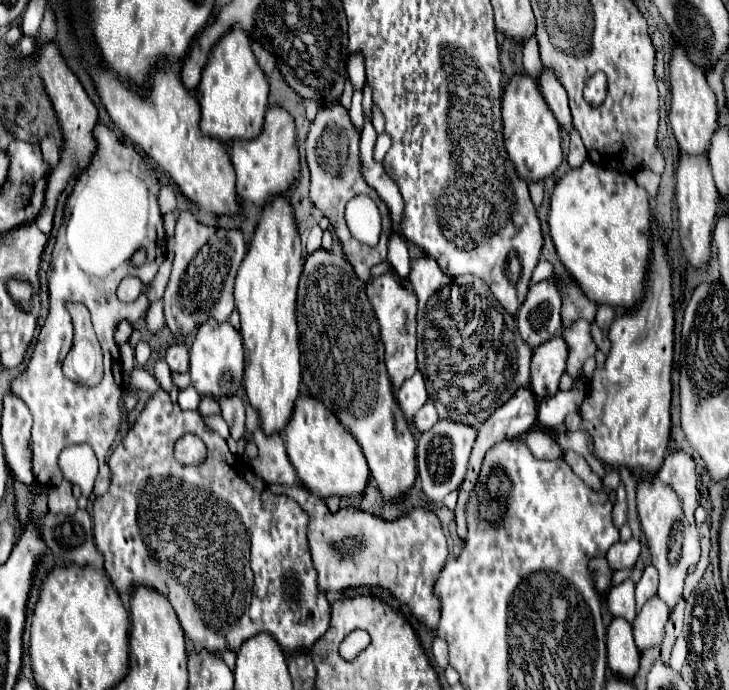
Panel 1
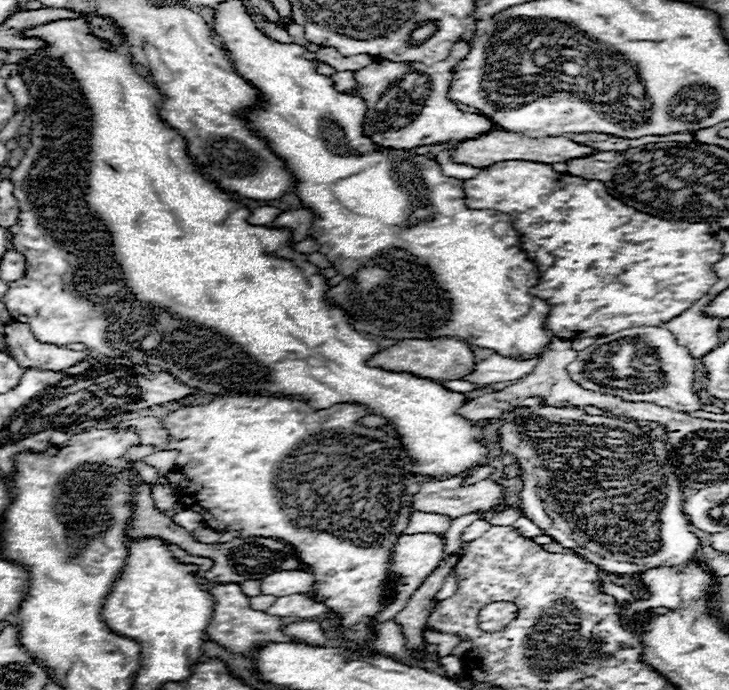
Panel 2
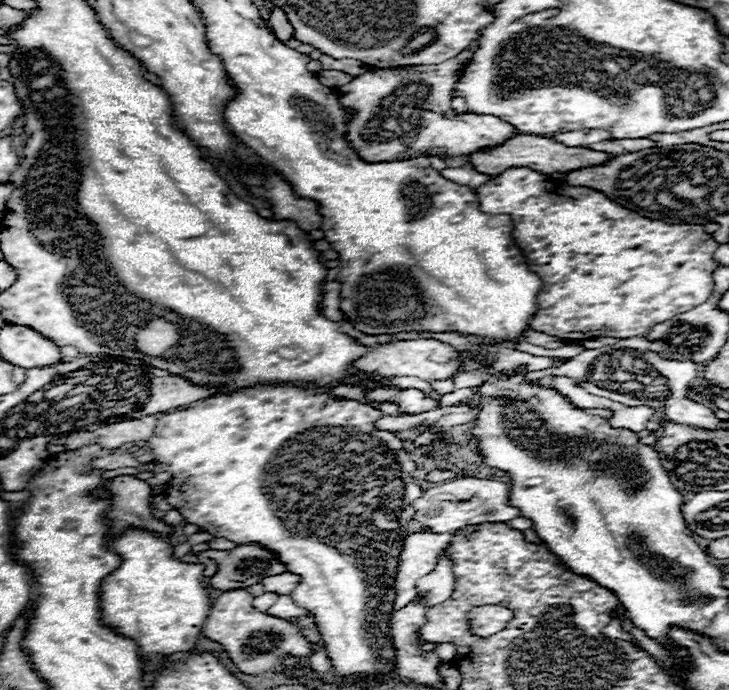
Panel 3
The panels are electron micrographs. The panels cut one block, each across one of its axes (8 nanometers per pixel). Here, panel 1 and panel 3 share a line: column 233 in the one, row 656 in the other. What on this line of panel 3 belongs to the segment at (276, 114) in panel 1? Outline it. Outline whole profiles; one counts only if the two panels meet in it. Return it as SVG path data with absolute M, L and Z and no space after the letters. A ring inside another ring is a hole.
M136 528L116 536L108 548L122 556L122 564L100 586L102 622L134 638L154 666L168 654L192 652L210 612L210 598L202 588L204 566L176 560L166 538Z

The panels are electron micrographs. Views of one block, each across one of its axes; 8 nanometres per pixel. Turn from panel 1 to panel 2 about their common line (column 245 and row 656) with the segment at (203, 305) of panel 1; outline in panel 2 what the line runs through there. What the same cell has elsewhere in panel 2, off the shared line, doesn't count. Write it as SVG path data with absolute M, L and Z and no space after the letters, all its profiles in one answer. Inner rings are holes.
M214 584L210 588L210 594L214 598L214 612L212 612L206 634L212 642L228 648L232 654L254 658L260 646L268 646L272 642L292 642L294 640L282 632L284 624L278 616L270 616L266 612L250 608L250 598L240 590L238 584Z

